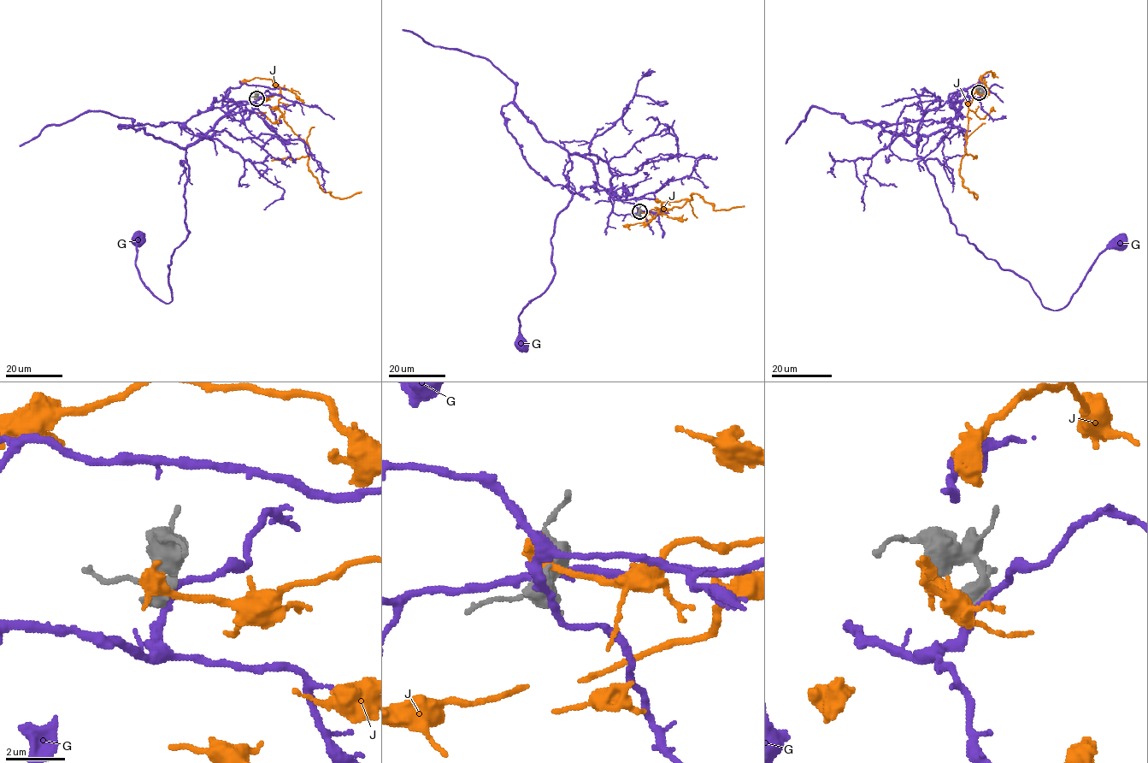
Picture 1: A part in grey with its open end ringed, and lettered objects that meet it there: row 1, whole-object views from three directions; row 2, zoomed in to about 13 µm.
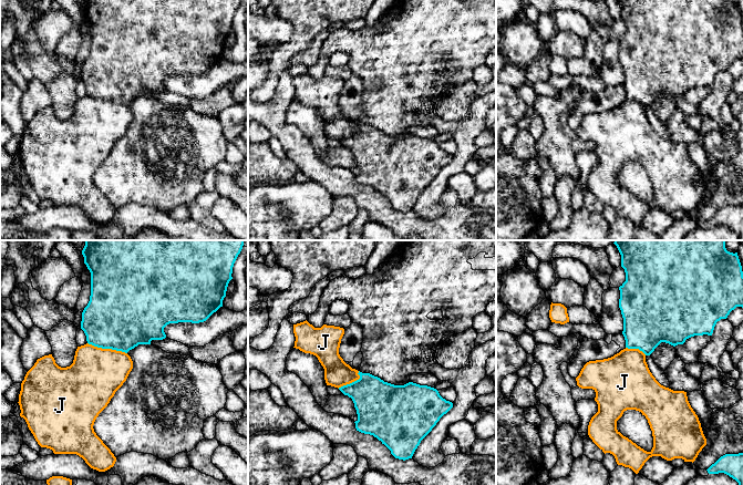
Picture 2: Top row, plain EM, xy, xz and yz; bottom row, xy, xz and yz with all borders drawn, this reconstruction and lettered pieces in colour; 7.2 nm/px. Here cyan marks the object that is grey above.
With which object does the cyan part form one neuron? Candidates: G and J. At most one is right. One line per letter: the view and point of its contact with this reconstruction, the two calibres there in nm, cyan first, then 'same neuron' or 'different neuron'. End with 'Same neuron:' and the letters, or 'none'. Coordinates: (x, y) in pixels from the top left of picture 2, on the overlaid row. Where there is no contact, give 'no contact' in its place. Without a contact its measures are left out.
G: no contact; different neuron
J: contact xy (107, 348); calibres 500 and 380 nm; different neuron
Same neuron: none

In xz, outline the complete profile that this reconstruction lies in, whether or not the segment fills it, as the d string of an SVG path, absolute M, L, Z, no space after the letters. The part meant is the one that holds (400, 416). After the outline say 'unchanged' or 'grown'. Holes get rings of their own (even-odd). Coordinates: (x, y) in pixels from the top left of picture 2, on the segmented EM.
M359 371L358 374L360 375L359 380L339 388L354 403L358 414L358 420L354 422L355 429L376 437L395 458L403 461L412 458L421 441L453 407L453 403L443 399L434 388L413 382L394 385L370 373Z | unchanged

